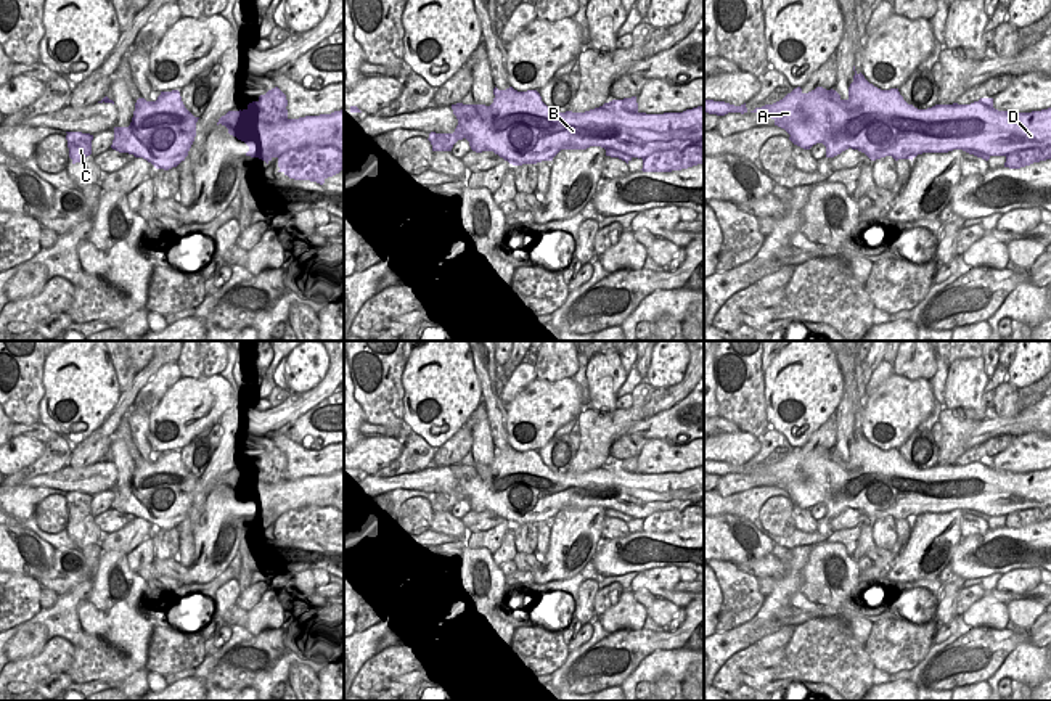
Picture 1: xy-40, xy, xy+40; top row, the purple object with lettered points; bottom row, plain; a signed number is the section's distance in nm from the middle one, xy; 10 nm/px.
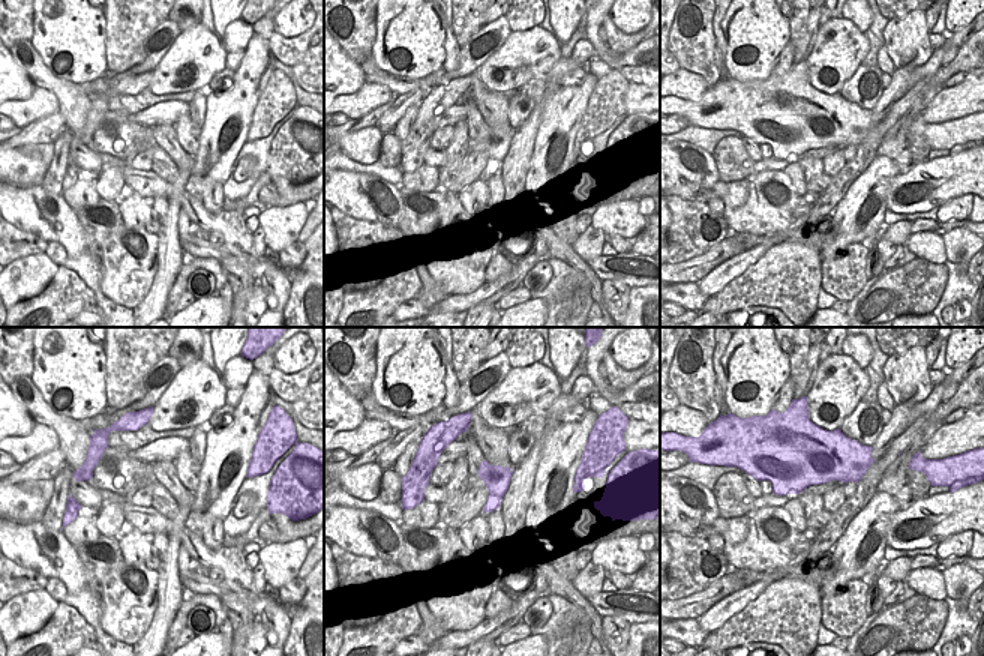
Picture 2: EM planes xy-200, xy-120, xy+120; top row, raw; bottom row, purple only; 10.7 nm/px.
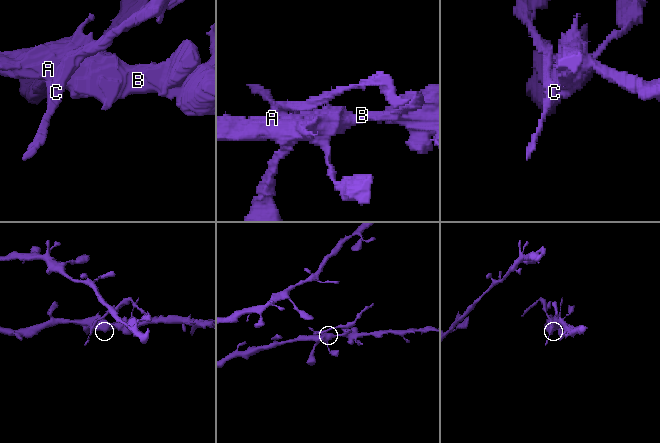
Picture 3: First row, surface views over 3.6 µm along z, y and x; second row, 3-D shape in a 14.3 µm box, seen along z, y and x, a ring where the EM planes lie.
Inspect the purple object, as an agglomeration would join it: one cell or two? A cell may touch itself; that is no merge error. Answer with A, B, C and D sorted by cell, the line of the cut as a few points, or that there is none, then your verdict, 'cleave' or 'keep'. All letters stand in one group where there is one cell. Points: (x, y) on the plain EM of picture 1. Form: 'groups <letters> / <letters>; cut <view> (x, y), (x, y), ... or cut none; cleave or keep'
groups A B D / C; cut xy (437, 494), (444, 510); cleave

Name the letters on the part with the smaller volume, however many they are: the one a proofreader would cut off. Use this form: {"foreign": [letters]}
{"foreign": ["C"]}

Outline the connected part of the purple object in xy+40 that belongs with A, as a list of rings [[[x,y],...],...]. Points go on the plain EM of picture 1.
[[[855,431],[853,442],[849,447],[849,458],[842,460],[836,450],[816,447],[804,453],[800,447],[794,449],[783,460],[755,468],[750,473],[763,473],[775,481],[775,486],[784,489],[797,506],[810,510],[816,503],[826,506],[826,518],[834,518],[852,508],[865,513],[871,521],[892,516],[898,519],[914,519],[922,513],[948,513],[963,510],[969,514],[988,521],[992,516],[1004,516],[1004,527],[1020,529],[1033,523],[1051,519],[1051,468],[1032,473],[1009,473],[993,468],[993,458],[980,458],[971,465],[935,465],[927,469],[918,469],[908,465],[898,449],[881,450],[869,444],[865,436]]]

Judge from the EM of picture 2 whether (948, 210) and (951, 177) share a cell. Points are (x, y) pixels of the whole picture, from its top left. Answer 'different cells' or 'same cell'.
different cells

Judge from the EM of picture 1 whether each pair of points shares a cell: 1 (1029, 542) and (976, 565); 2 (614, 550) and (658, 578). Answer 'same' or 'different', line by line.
1: same
2: different

